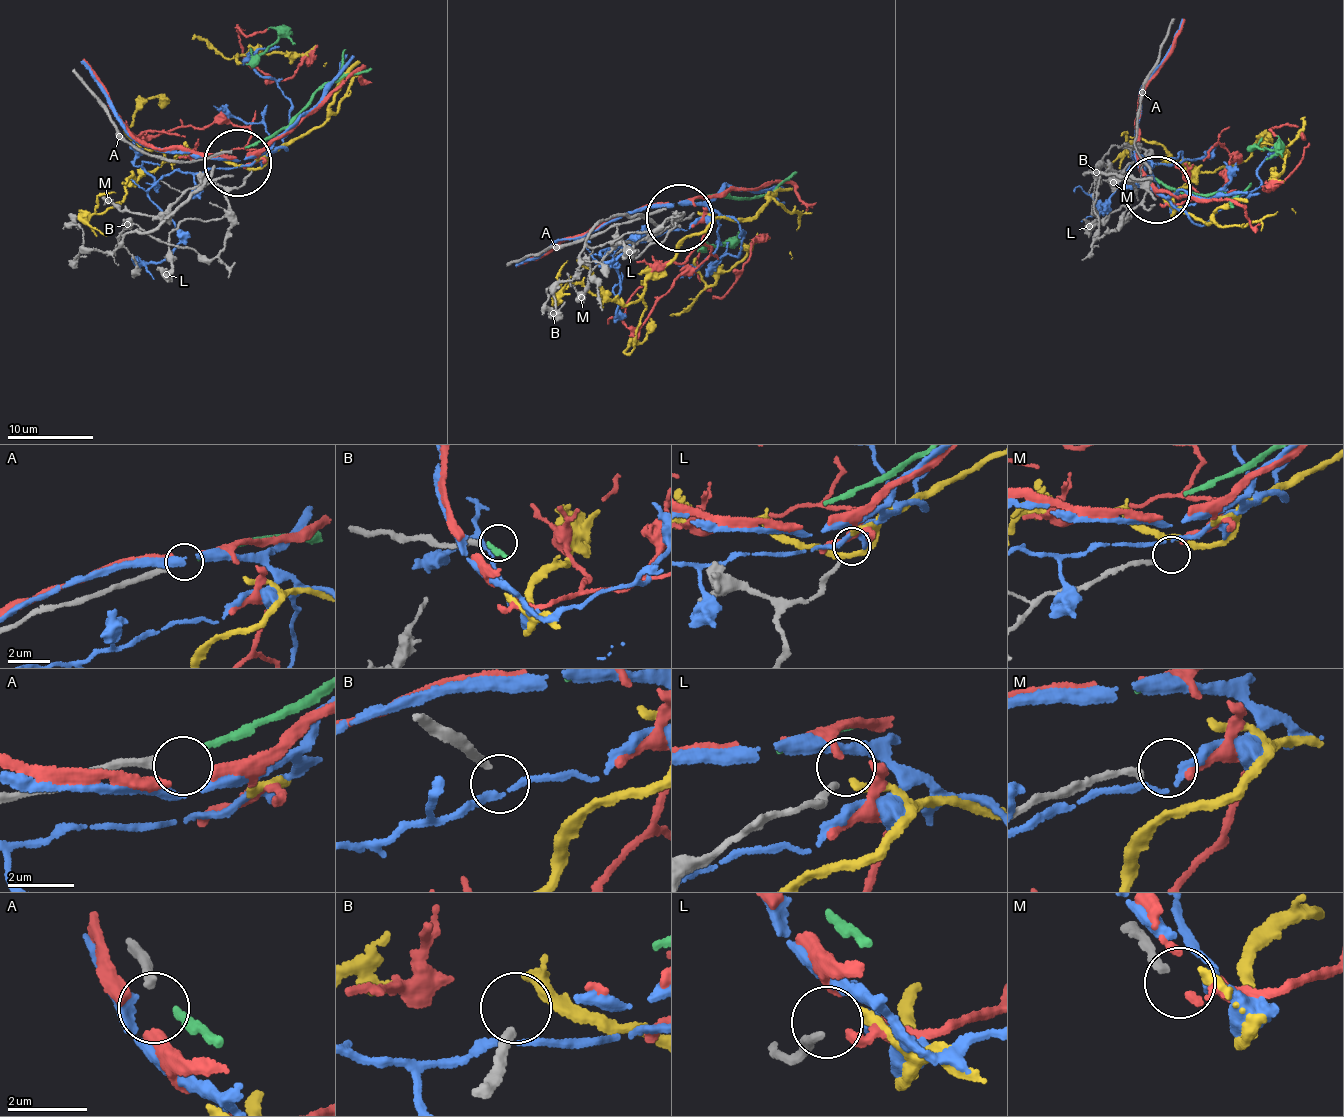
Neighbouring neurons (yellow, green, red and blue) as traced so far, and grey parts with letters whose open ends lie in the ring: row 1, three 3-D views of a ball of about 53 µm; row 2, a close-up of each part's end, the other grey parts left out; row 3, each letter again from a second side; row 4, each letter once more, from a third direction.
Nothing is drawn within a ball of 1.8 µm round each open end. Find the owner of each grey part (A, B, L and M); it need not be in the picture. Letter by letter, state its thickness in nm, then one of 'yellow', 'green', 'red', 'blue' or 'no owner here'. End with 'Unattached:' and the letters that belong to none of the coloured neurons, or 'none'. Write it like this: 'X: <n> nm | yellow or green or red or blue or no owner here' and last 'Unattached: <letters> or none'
A: 260 nm | green
B: 240 nm | no owner here
L: 190 nm | yellow
M: 200 nm | red
Unattached: B

